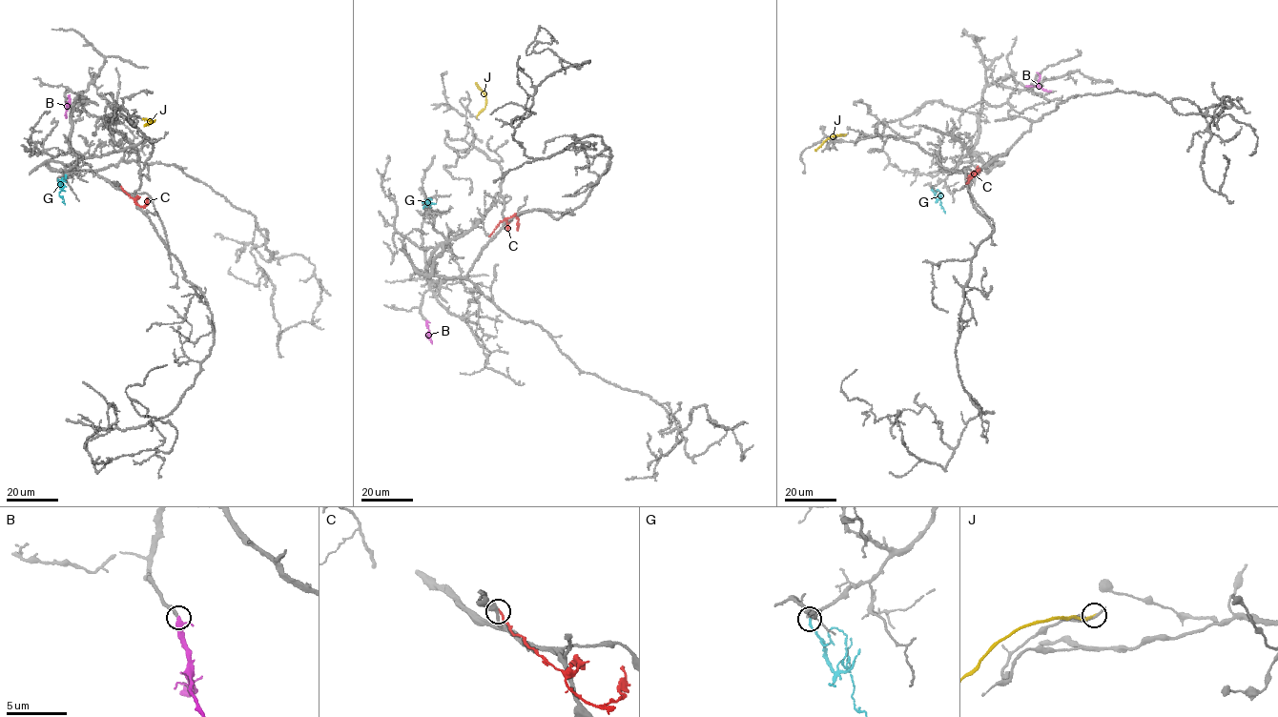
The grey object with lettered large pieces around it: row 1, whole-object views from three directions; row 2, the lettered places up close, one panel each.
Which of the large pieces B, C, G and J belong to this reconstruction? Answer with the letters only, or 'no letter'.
B, G

